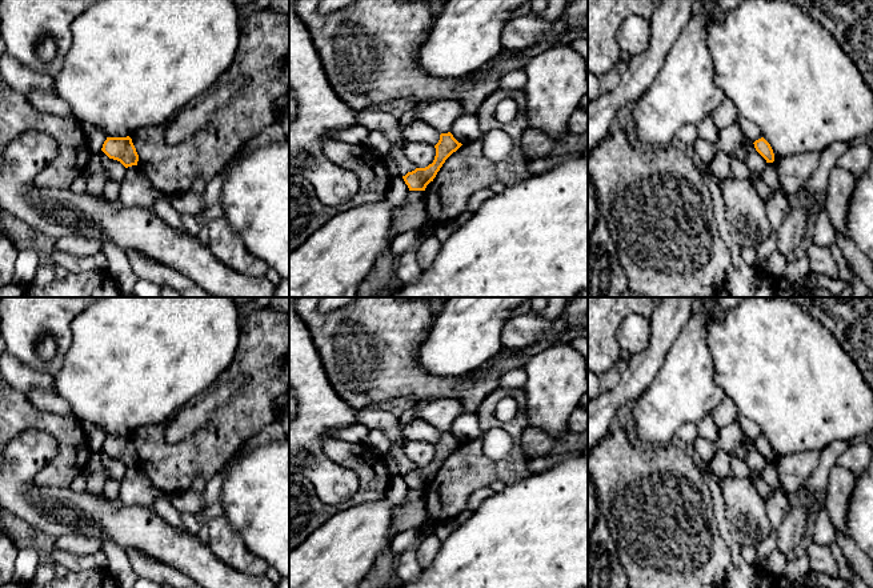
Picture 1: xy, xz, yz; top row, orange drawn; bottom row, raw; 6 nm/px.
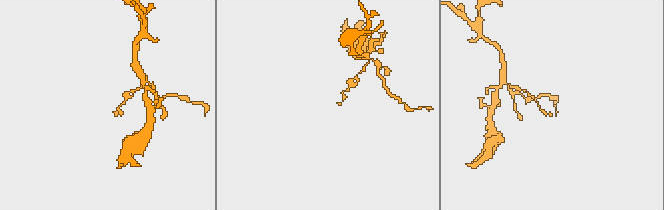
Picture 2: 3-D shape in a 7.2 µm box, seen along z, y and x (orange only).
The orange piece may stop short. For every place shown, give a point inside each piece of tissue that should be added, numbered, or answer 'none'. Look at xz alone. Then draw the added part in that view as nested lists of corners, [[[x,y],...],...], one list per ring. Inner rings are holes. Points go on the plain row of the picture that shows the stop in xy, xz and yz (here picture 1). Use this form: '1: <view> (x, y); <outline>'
none

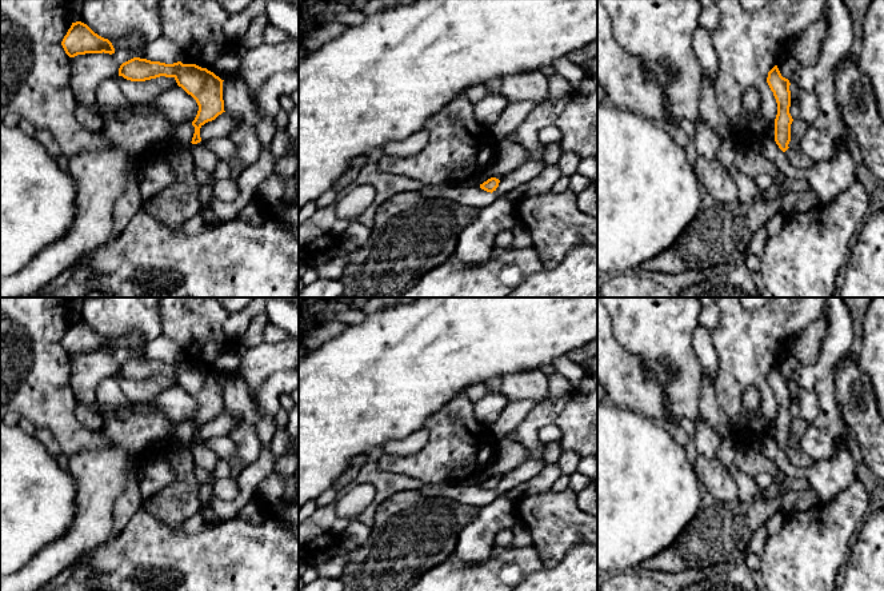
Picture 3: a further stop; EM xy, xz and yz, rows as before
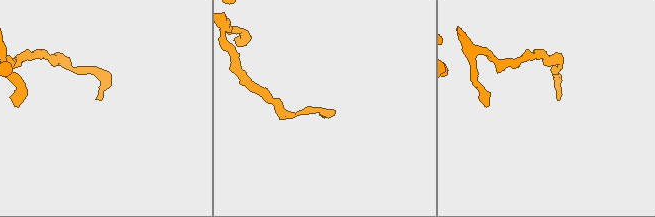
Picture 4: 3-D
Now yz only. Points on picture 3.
1: yz (796, 456); [[[799,446],[788,447],[785,455],[789,463],[797,468],[808,468],[815,463],[813,459]]]

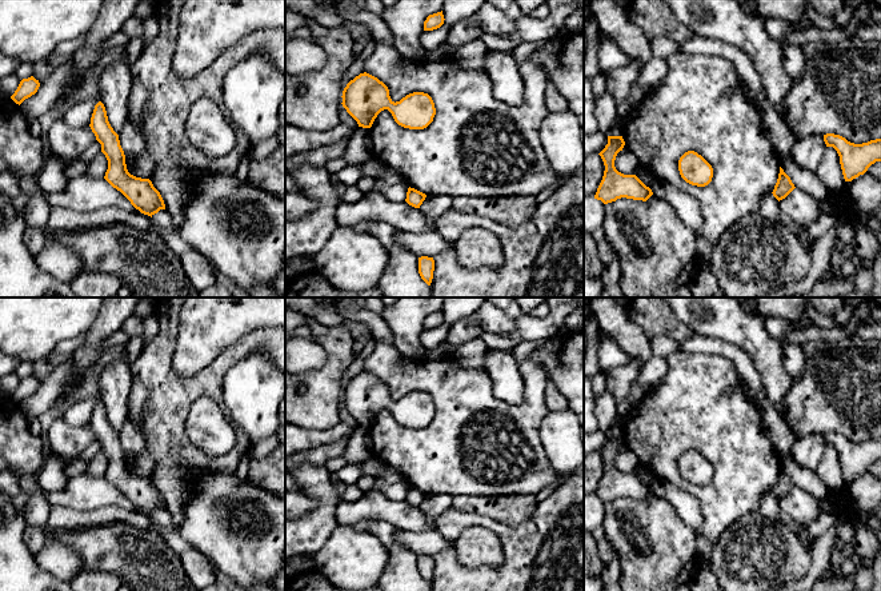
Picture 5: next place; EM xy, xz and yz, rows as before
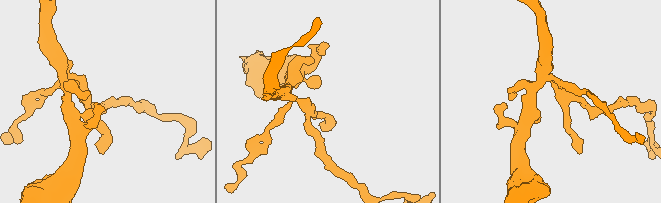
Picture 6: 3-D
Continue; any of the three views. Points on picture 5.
none

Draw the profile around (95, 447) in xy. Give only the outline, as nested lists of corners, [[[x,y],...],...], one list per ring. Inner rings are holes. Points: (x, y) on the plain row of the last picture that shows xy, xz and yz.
[[[95,439],[79,458],[85,463],[89,463],[93,459],[93,456],[97,455],[100,451],[101,443],[97,439]]]

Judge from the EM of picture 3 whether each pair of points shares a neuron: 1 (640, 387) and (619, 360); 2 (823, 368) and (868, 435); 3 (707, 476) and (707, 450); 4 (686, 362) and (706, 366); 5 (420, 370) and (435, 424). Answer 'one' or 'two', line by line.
1: one
2: two
3: two
4: two
5: two

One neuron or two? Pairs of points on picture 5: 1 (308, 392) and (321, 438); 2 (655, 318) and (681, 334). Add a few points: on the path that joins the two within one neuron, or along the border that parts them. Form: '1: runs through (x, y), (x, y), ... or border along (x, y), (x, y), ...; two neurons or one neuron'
1: border along (340, 422), (325, 430), (299, 427); two neurons
2: runs through (661, 320), (675, 330); one neuron

